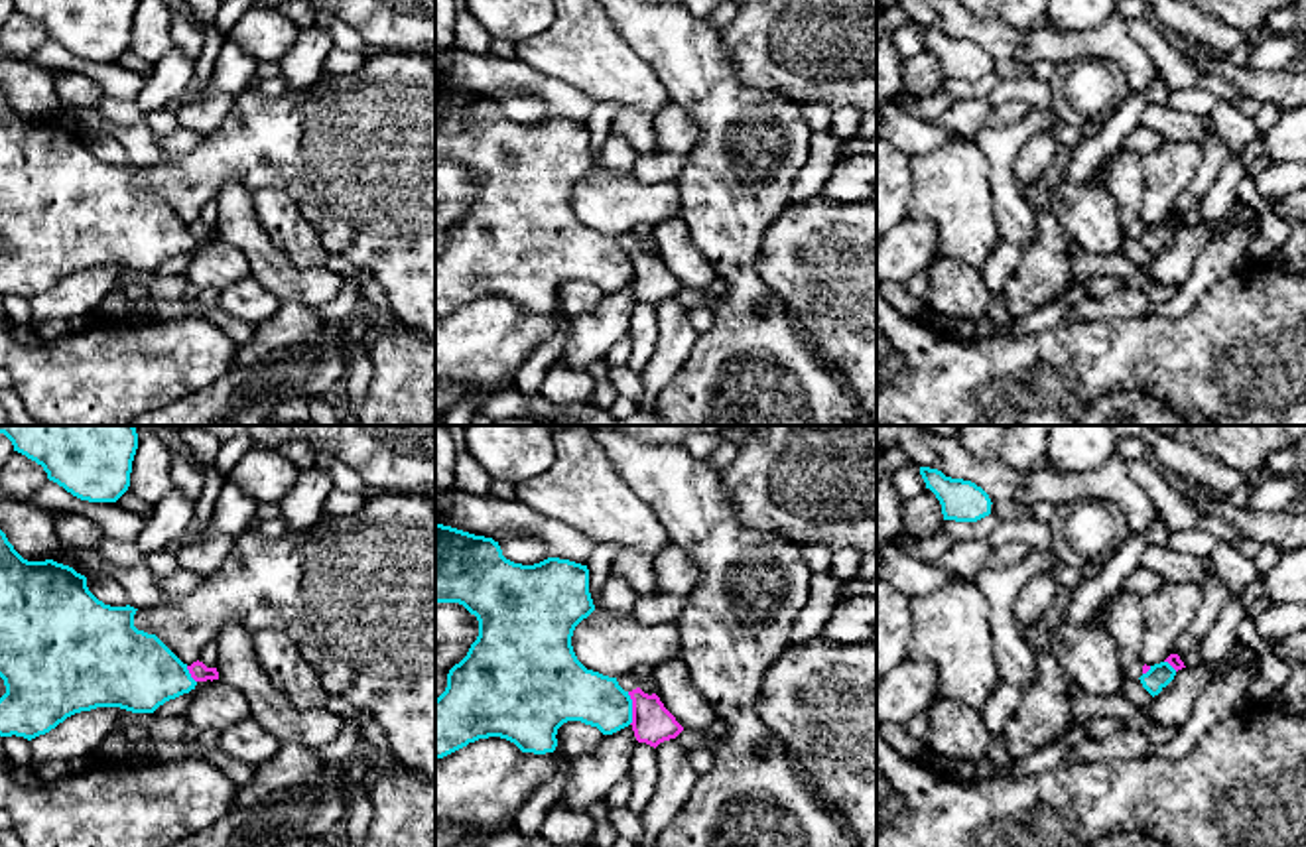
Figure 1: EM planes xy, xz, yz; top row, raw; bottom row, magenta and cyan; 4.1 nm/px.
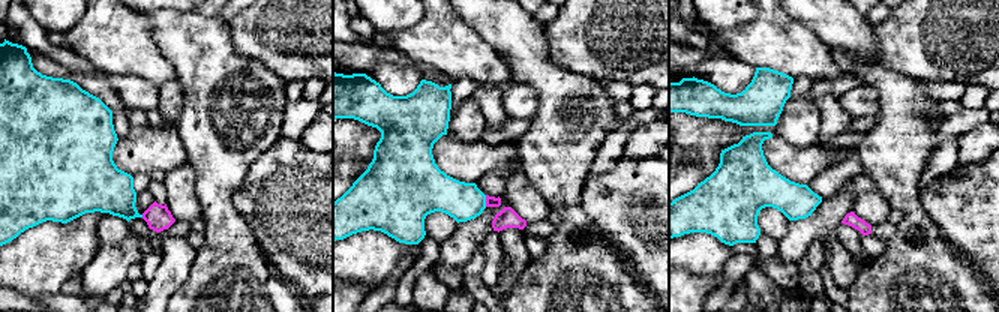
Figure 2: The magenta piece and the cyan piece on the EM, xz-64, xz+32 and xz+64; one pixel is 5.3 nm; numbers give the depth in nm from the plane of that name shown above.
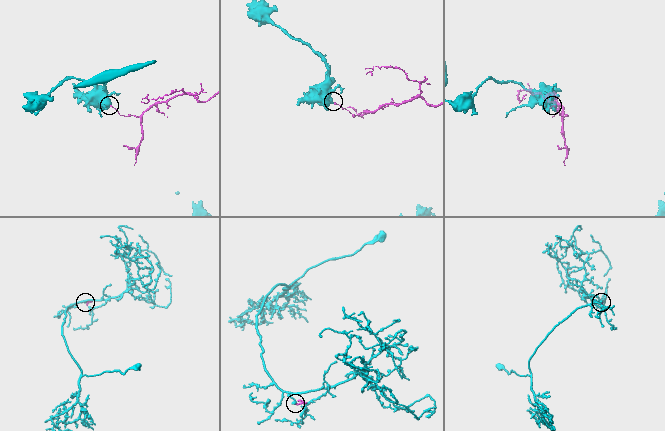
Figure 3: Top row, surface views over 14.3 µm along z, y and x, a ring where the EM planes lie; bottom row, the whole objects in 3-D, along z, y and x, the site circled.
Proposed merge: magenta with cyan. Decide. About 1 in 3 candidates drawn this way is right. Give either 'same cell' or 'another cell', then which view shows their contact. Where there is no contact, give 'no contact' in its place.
another cell | xz

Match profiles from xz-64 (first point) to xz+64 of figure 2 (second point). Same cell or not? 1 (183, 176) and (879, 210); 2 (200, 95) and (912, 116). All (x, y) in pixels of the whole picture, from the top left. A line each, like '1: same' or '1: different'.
1: same
2: same

